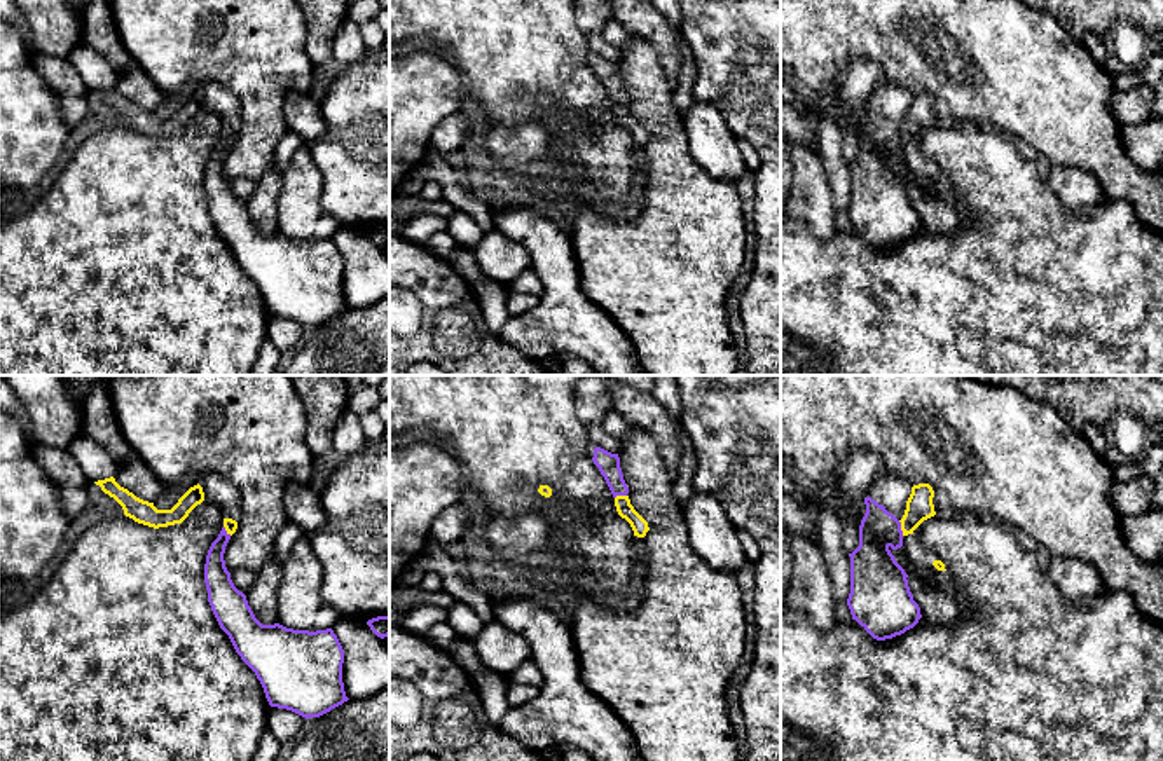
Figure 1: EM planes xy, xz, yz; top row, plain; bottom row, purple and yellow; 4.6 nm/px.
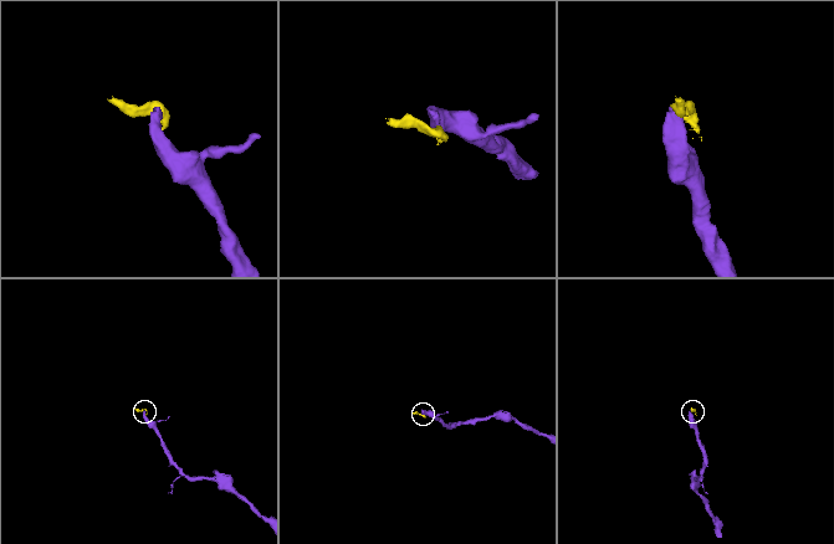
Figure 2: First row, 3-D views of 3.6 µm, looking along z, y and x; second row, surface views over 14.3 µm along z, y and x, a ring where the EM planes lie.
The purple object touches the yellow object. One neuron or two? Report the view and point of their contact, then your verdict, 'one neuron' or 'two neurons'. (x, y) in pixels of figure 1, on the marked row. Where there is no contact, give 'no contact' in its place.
contact yz (900, 527); two neurons

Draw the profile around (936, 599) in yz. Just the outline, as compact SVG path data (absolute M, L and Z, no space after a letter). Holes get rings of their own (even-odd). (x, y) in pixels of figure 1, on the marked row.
M929 483L912 487L901 522L903 546L908 560L917 569L908 574L908 586L920 607L922 620L931 625L953 625L959 618L955 585L945 564L929 553L913 531L934 517L934 490Z

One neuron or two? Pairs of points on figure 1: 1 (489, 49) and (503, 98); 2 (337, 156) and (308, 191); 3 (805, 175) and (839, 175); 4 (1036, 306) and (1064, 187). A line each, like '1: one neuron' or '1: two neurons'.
1: one neuron
2: two neurons
3: two neurons
4: two neurons

